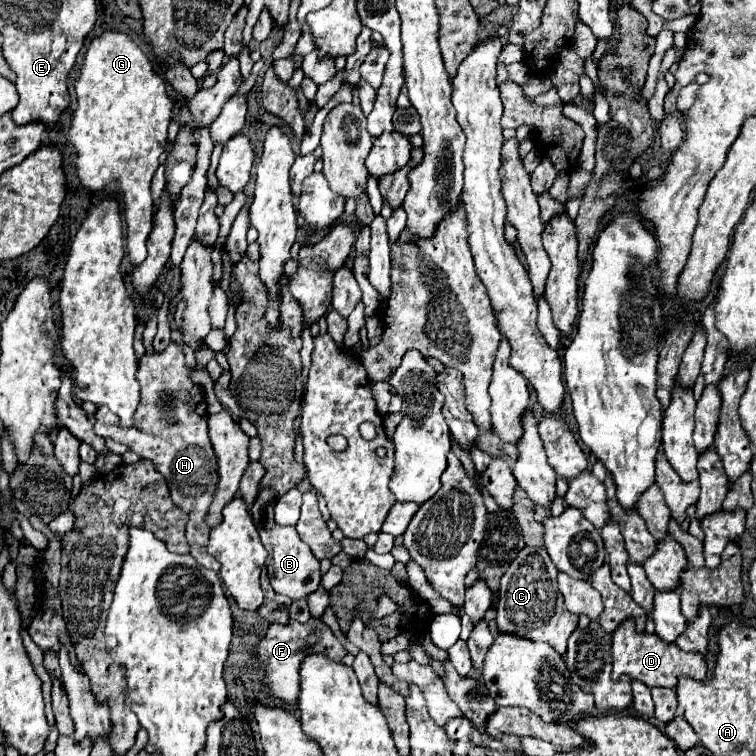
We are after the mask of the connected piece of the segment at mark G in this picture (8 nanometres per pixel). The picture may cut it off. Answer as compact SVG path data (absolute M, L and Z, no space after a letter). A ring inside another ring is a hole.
M107 30L89 42L83 58L83 68L75 80L77 108L73 110L69 142L77 150L77 174L81 184L93 192L117 194L125 206L127 222L127 256L133 264L139 264L147 256L147 236L153 228L153 196L151 178L159 166L159 156L165 152L167 128L171 124L171 110L175 100L167 94L167 84L153 68L147 54L133 42L133 38L119 30Z

